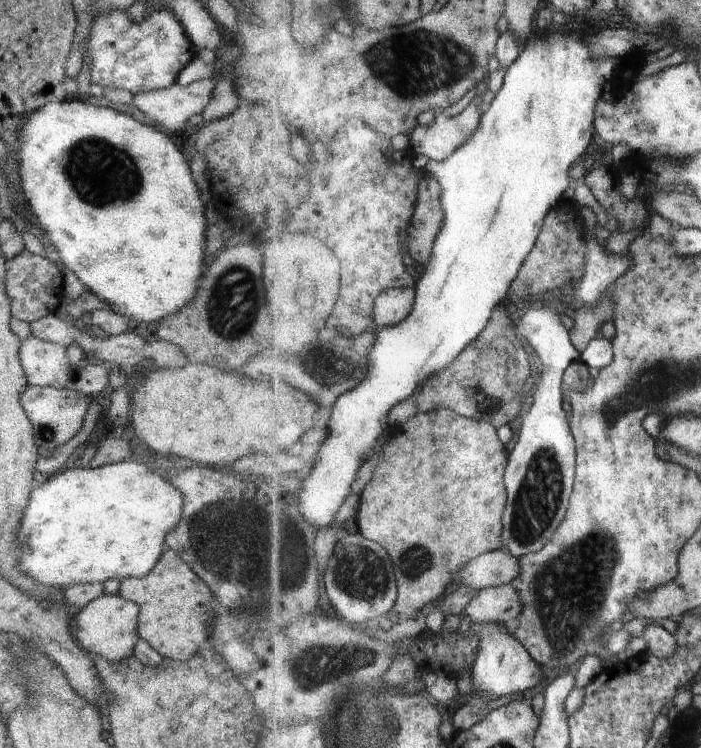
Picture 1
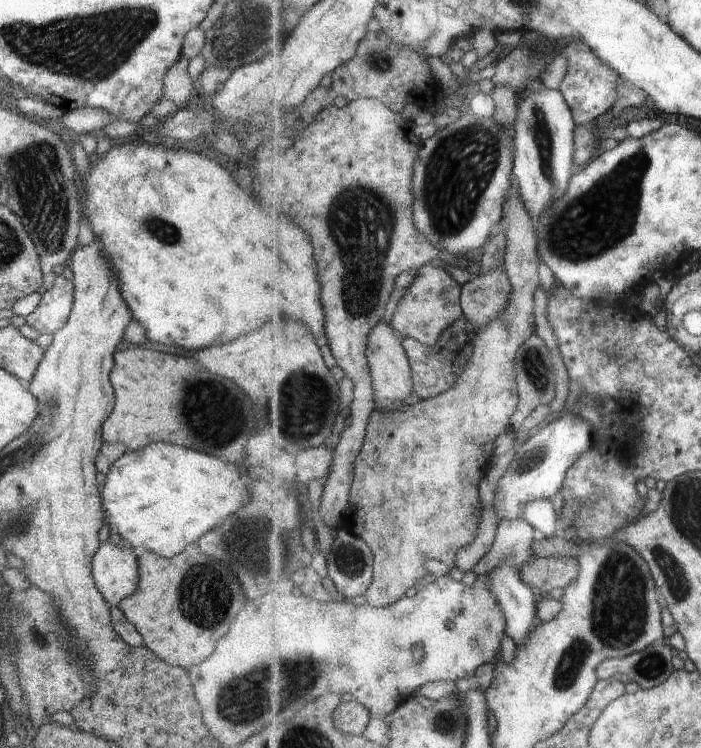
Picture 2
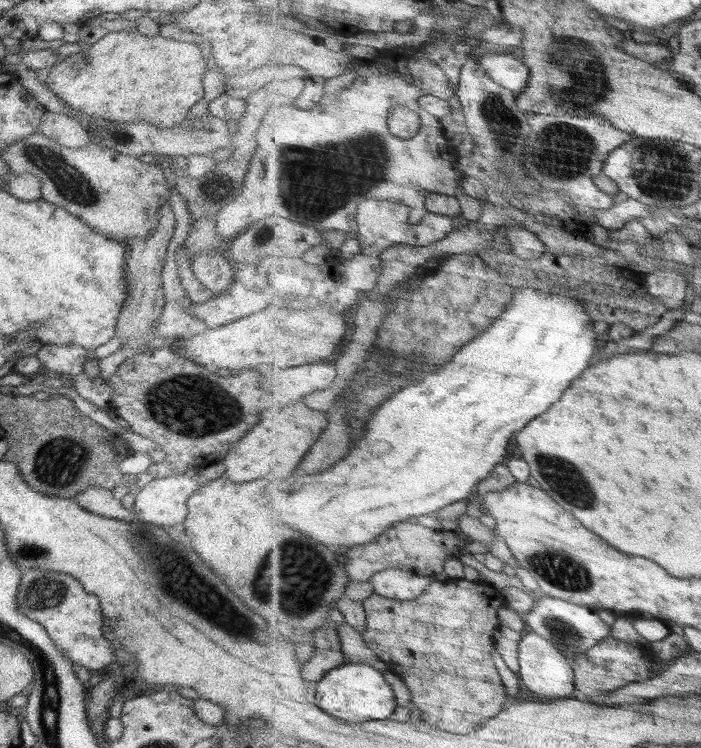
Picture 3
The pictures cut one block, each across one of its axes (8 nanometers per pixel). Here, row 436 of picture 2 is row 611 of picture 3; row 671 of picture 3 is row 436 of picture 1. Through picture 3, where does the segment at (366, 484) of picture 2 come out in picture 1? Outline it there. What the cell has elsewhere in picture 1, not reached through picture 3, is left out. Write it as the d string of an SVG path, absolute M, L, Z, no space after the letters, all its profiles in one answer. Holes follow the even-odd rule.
M449 409L434 410L415 416L410 416L409 420L395 429L391 439L387 442L383 450L384 458L376 470L374 480L368 484L368 488L362 494L362 508L360 508L360 532L368 536L370 540L382 542L388 552L392 552L392 558L396 560L396 574L399 581L399 600L393 610L399 618L417 618L418 612L430 604L430 602L440 602L456 586L459 575L474 560L488 552L498 551L505 546L505 512L509 502L508 490L504 484L504 474L507 474L510 453L506 454L504 442L498 438L496 426L489 421L476 421L459 416Z

